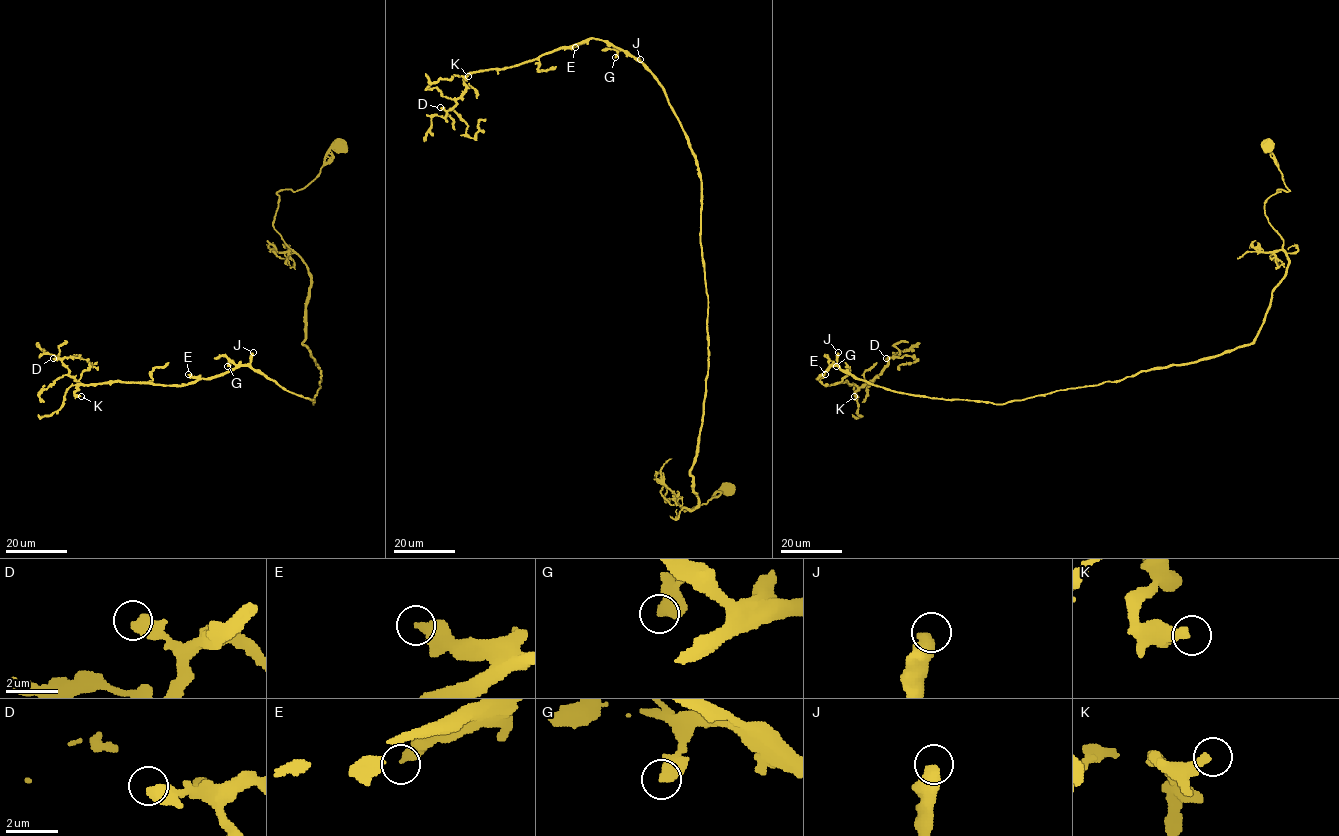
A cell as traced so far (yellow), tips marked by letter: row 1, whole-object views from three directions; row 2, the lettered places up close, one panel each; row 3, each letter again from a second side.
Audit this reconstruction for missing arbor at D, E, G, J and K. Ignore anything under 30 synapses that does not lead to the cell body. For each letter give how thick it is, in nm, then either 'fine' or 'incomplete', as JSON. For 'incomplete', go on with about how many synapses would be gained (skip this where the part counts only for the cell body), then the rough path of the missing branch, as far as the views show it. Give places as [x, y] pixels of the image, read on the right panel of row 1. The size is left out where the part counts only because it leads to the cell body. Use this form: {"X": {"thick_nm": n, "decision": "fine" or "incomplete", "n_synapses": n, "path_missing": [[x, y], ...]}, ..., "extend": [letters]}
{"D": {"thick_nm": 400, "decision": "fine"}, "E": {"thick_nm": 420, "decision": "fine"}, "G": {"thick_nm": 500, "decision": "fine"}, "J": {"thick_nm": 550, "decision": "incomplete", "n_synapses": 170, "path_missing": [[838, 352], [838, 322], [849, 311], [870, 303], [976, 194], [987, 168], [987, 148], [979, 140], [985, 137]]}, "K": {"thick_nm": 360, "decision": "fine"}, "extend": ["J"]}

